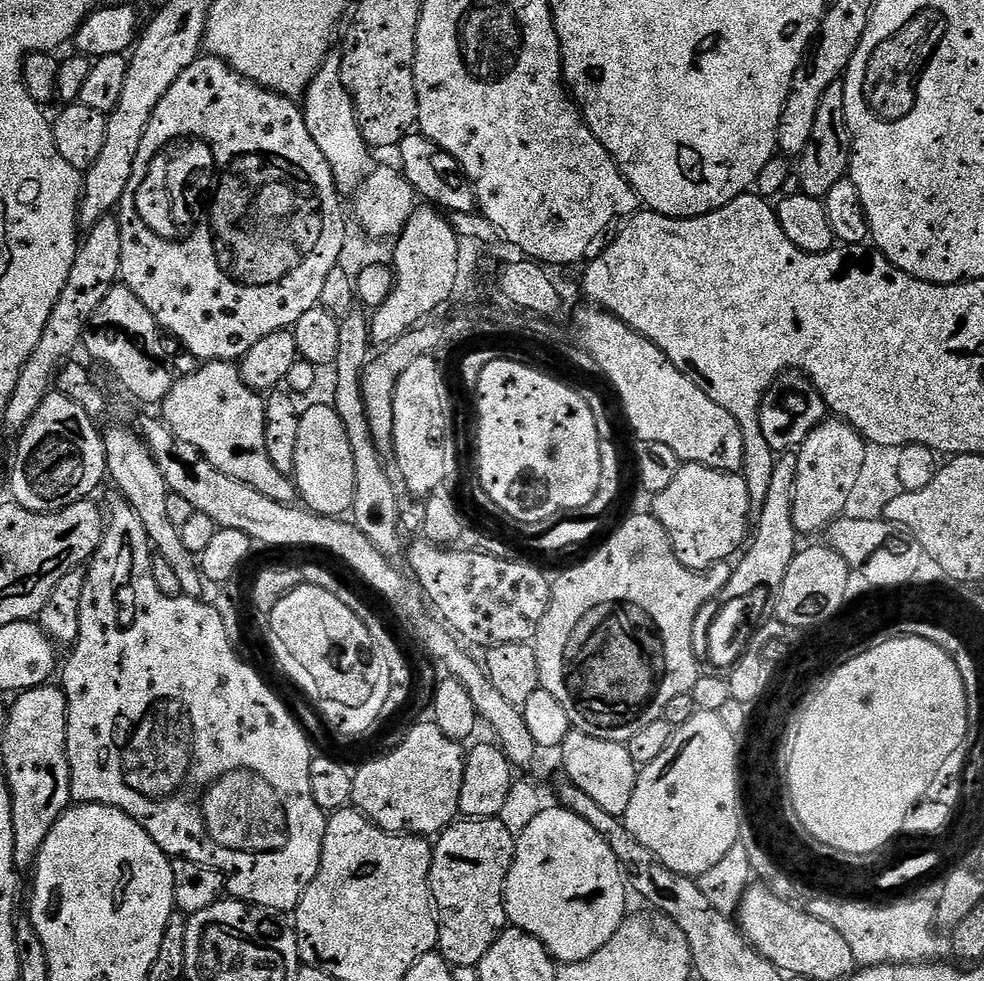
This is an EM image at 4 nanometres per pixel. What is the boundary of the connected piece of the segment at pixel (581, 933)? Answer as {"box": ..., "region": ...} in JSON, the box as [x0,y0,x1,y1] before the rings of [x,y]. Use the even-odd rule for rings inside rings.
{"box":[504,806,629,965],"region":[[[553,806],[542,810],[542,814],[516,837],[512,868],[504,881],[504,915],[511,927],[520,928],[542,941],[553,960],[561,965],[582,962],[590,958],[590,954],[598,954],[598,950],[614,938],[629,911],[628,896],[625,869],[606,838],[569,808]]]}

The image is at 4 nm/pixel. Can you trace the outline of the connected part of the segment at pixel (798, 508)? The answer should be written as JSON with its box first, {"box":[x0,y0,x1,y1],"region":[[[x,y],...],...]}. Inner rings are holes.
{"box":[792,418,865,533],"region":[[[839,418],[825,419],[804,439],[796,452],[798,474],[792,499],[797,533],[820,532],[831,520],[836,522],[844,516],[846,500],[861,473],[865,445],[864,437]]]}

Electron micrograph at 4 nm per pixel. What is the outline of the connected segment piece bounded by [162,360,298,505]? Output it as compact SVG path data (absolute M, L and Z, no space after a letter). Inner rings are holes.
M214 360L199 365L197 372L175 381L170 394L162 402L162 419L182 442L194 446L222 474L238 478L274 498L274 502L295 505L298 500L295 483L281 474L266 454L266 403L261 393L242 382L239 367L227 360Z

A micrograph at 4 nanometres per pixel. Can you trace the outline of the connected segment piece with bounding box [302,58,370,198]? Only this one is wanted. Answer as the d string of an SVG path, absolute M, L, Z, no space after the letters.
M335 59L325 60L312 79L312 84L302 100L302 111L306 126L310 130L310 138L314 138L318 150L322 150L326 162L330 162L334 182L341 197L351 197L370 171L370 149L360 133L352 95L344 89Z

